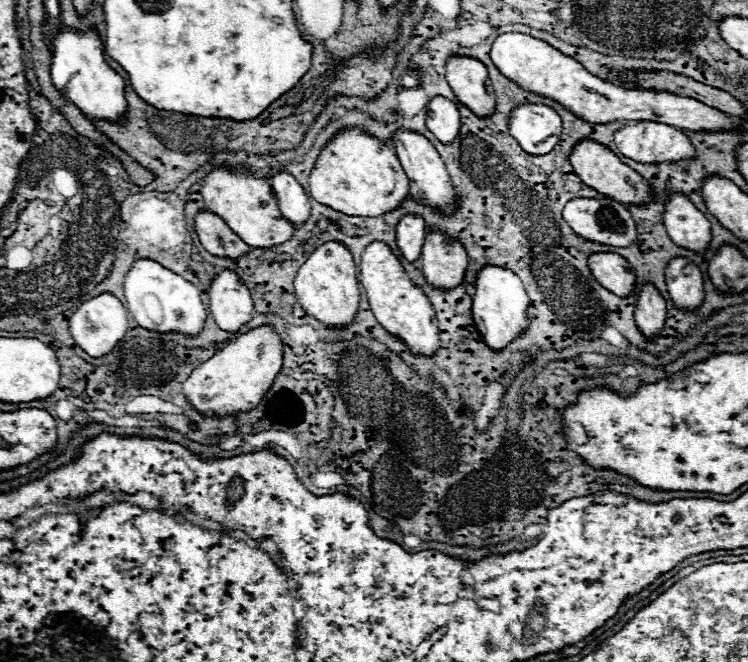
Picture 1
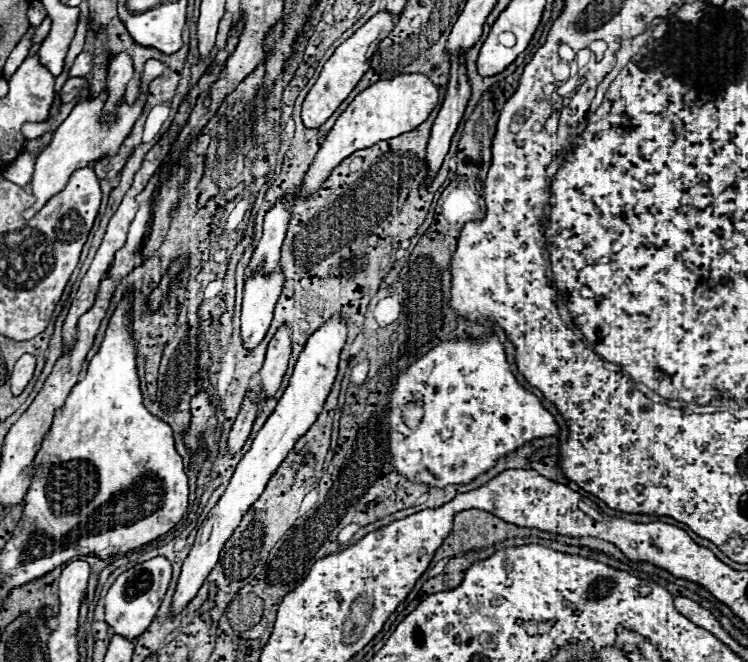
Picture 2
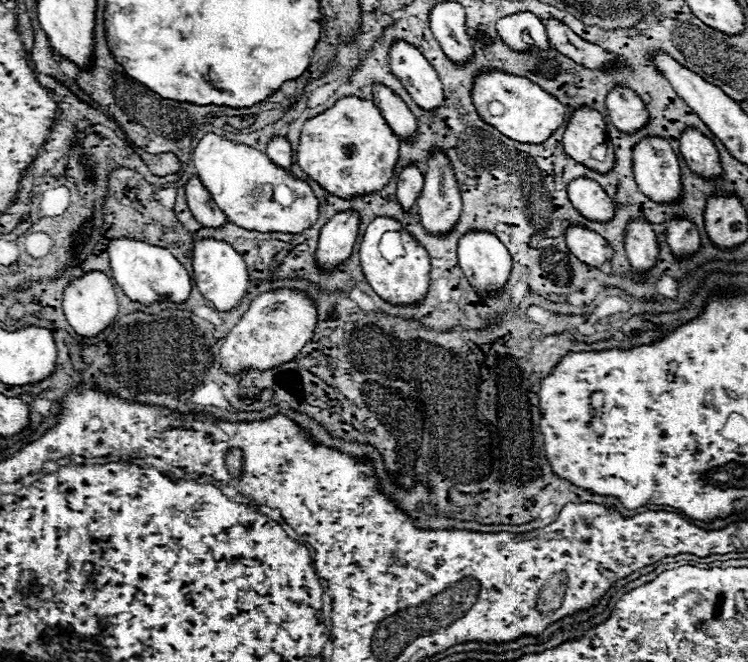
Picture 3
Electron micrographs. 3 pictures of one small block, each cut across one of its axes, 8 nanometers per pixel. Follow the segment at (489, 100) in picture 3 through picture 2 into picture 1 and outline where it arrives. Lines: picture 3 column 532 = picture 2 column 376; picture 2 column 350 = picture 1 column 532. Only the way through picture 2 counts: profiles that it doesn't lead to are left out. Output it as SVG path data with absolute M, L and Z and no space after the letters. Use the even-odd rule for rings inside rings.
M528 102L510 112L508 128L524 152L542 156L558 144L562 120L550 106Z

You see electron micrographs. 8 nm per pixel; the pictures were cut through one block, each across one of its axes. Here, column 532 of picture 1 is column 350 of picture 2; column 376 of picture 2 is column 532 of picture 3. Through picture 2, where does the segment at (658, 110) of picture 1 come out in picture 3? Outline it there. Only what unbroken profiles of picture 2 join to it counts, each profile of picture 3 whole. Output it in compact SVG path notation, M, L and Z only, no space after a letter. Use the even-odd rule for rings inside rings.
M516 12L500 18L496 22L496 32L512 50L532 50L550 46L542 20L532 12Z

